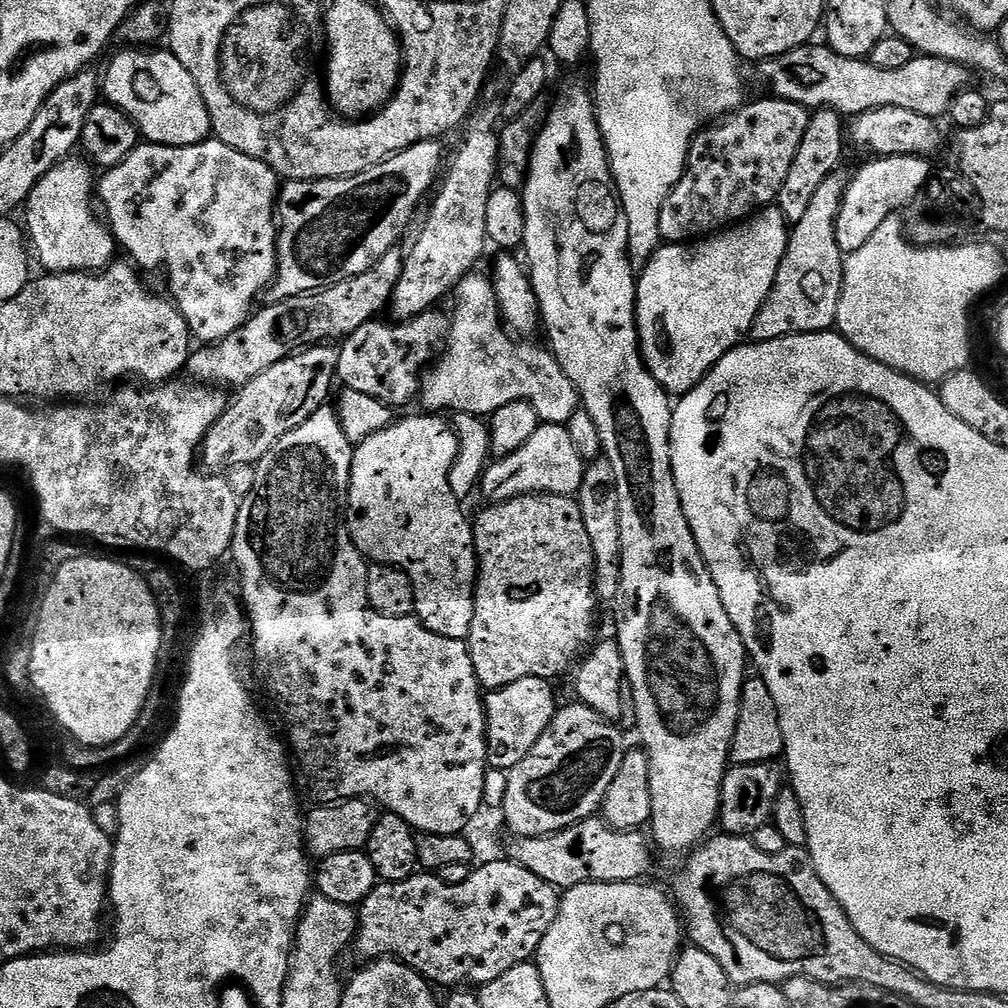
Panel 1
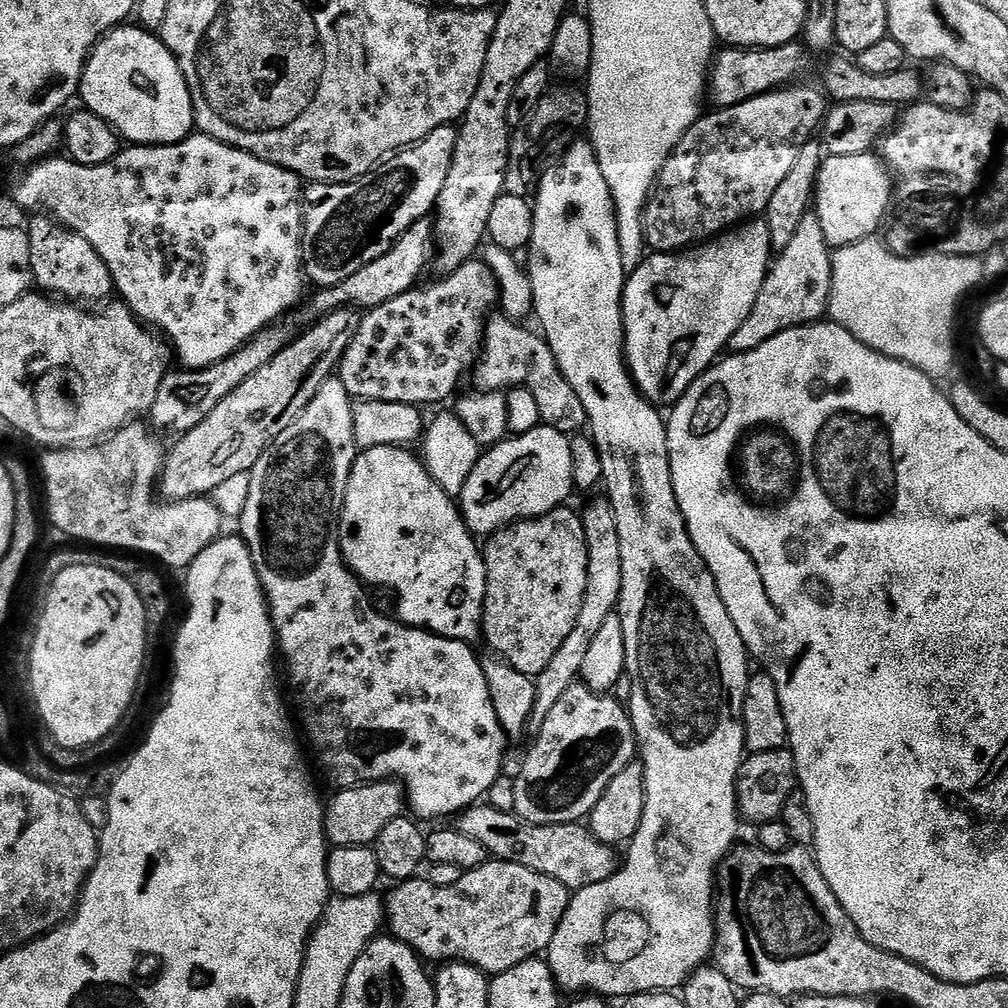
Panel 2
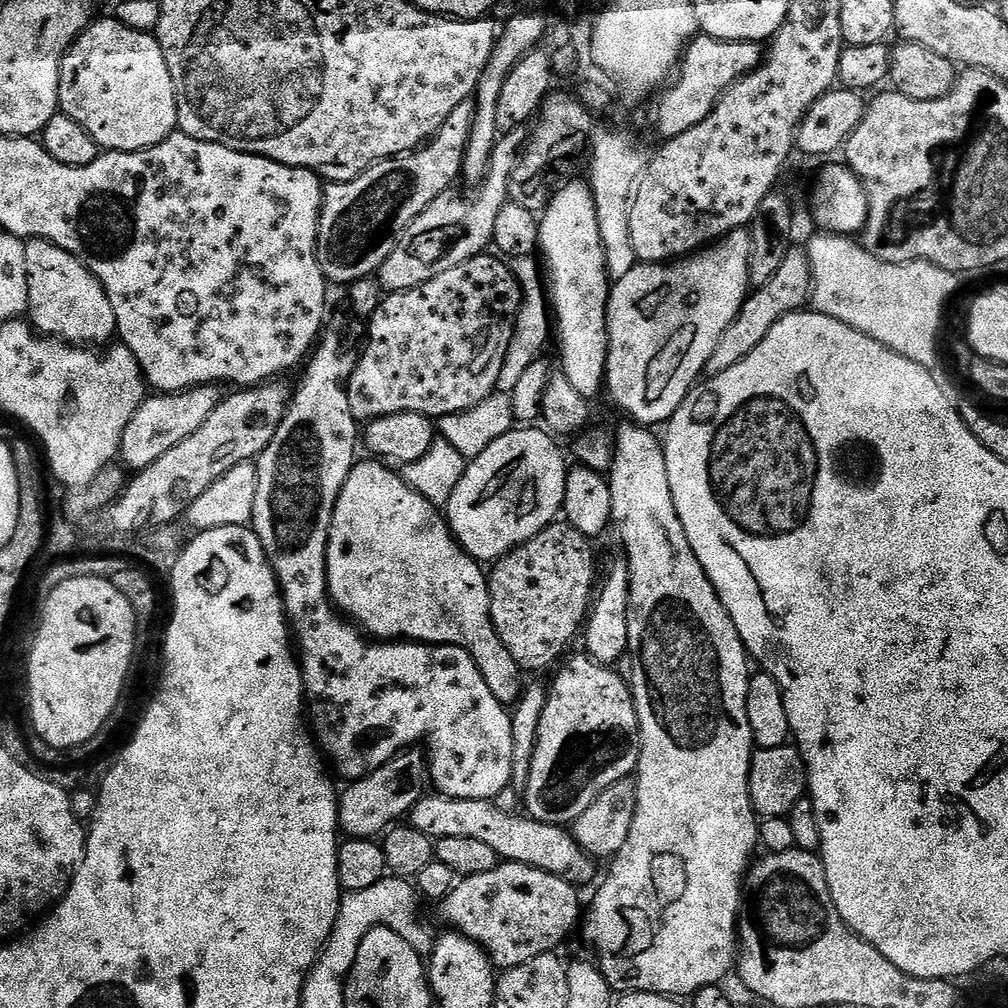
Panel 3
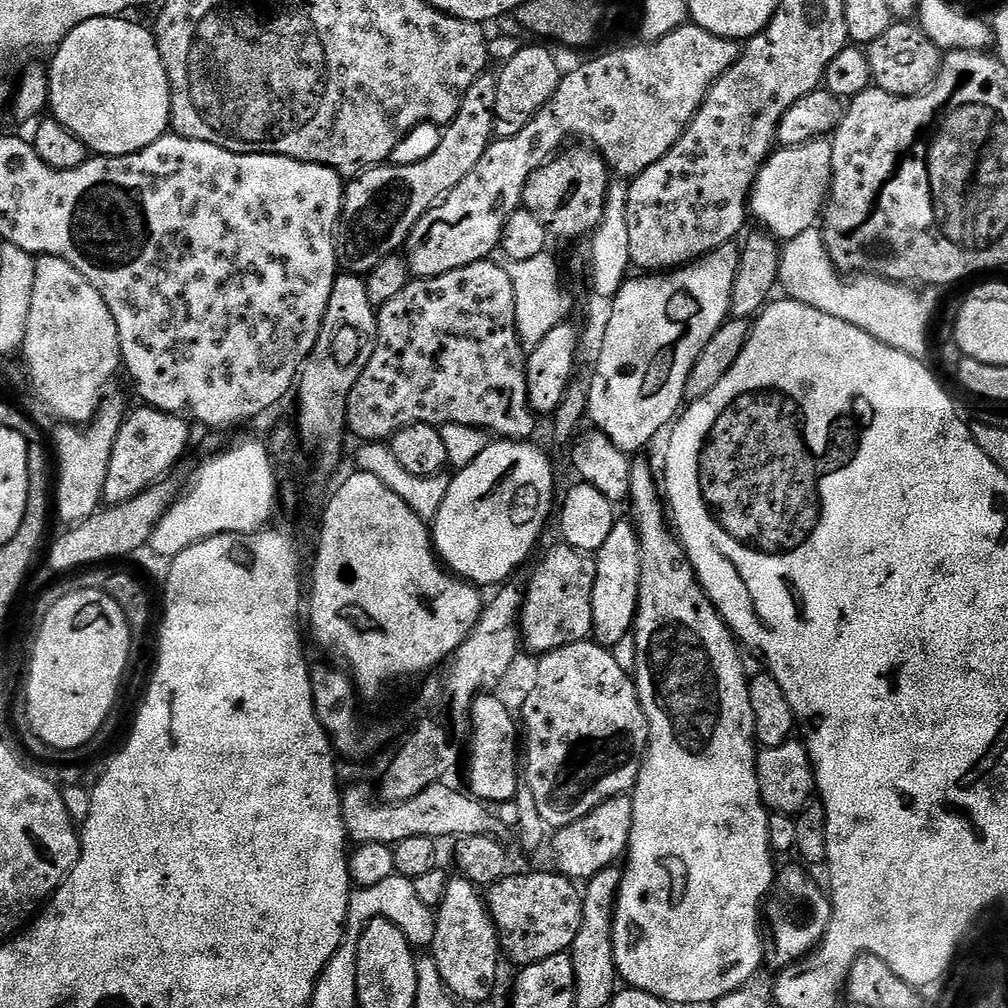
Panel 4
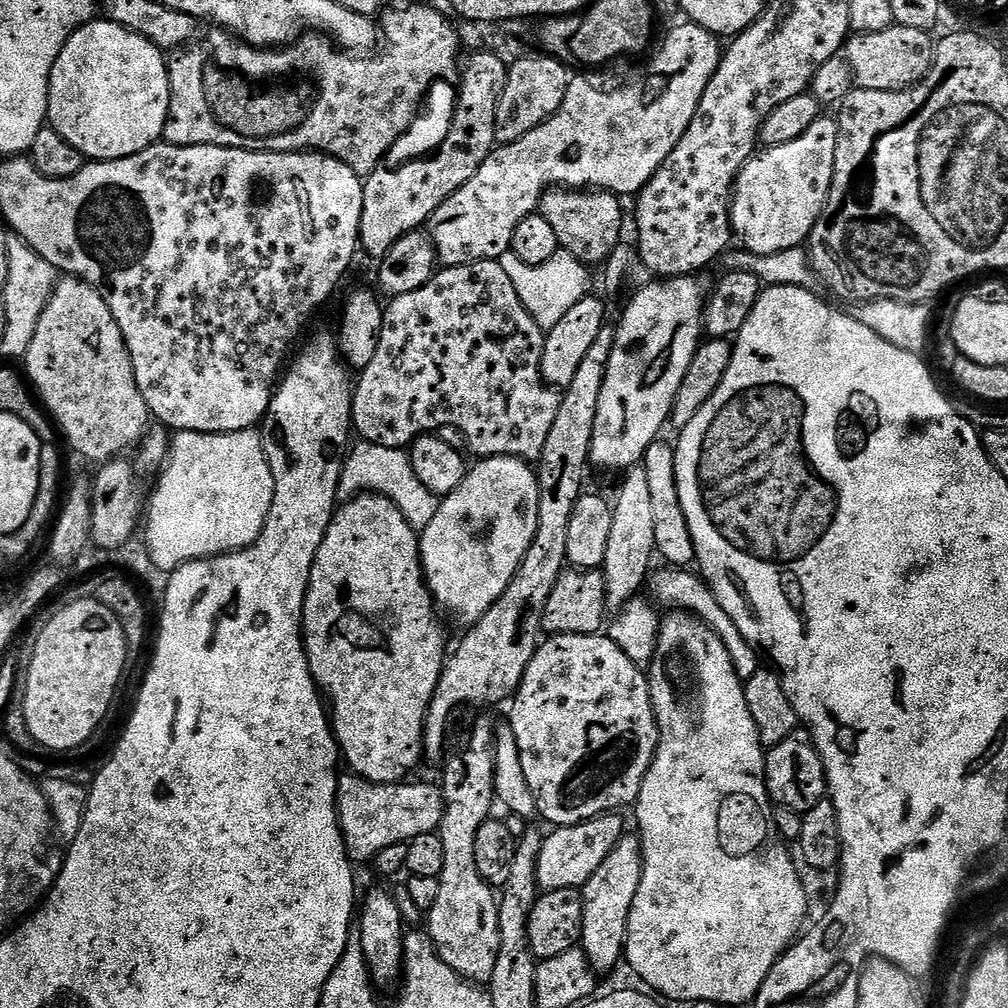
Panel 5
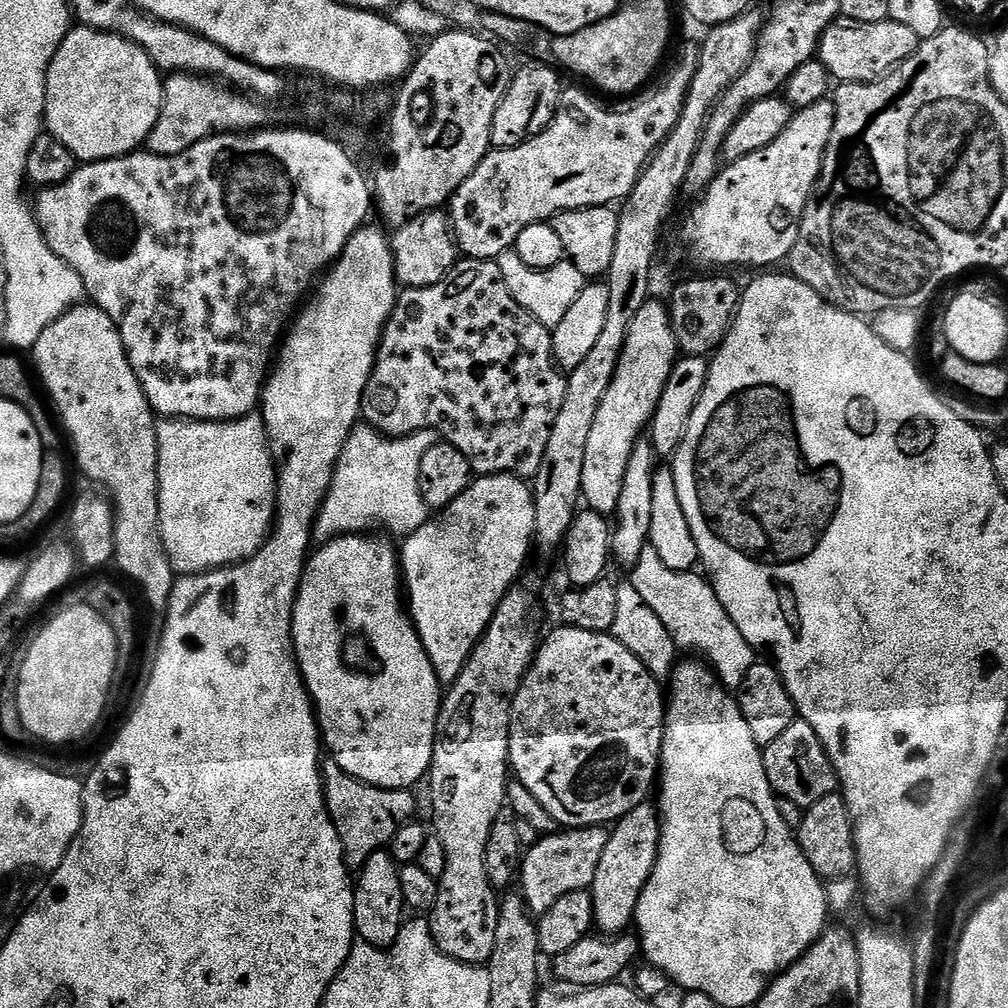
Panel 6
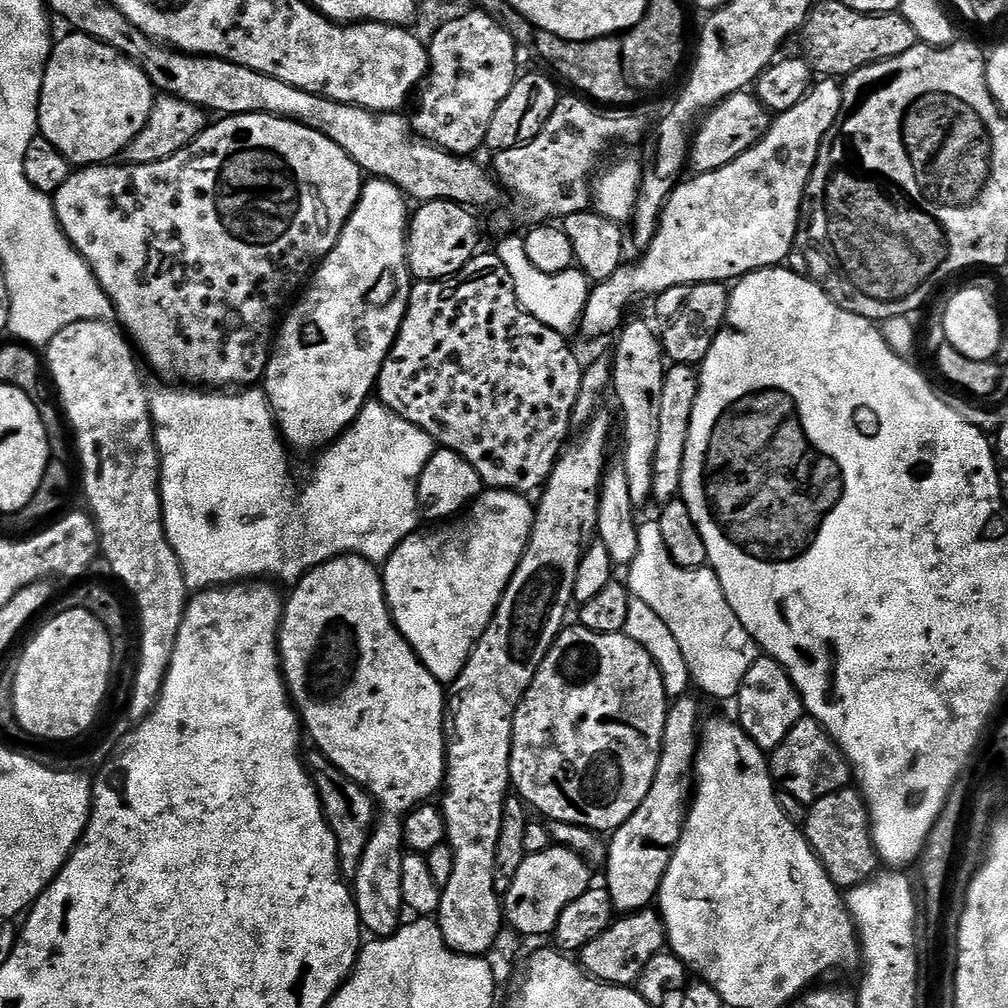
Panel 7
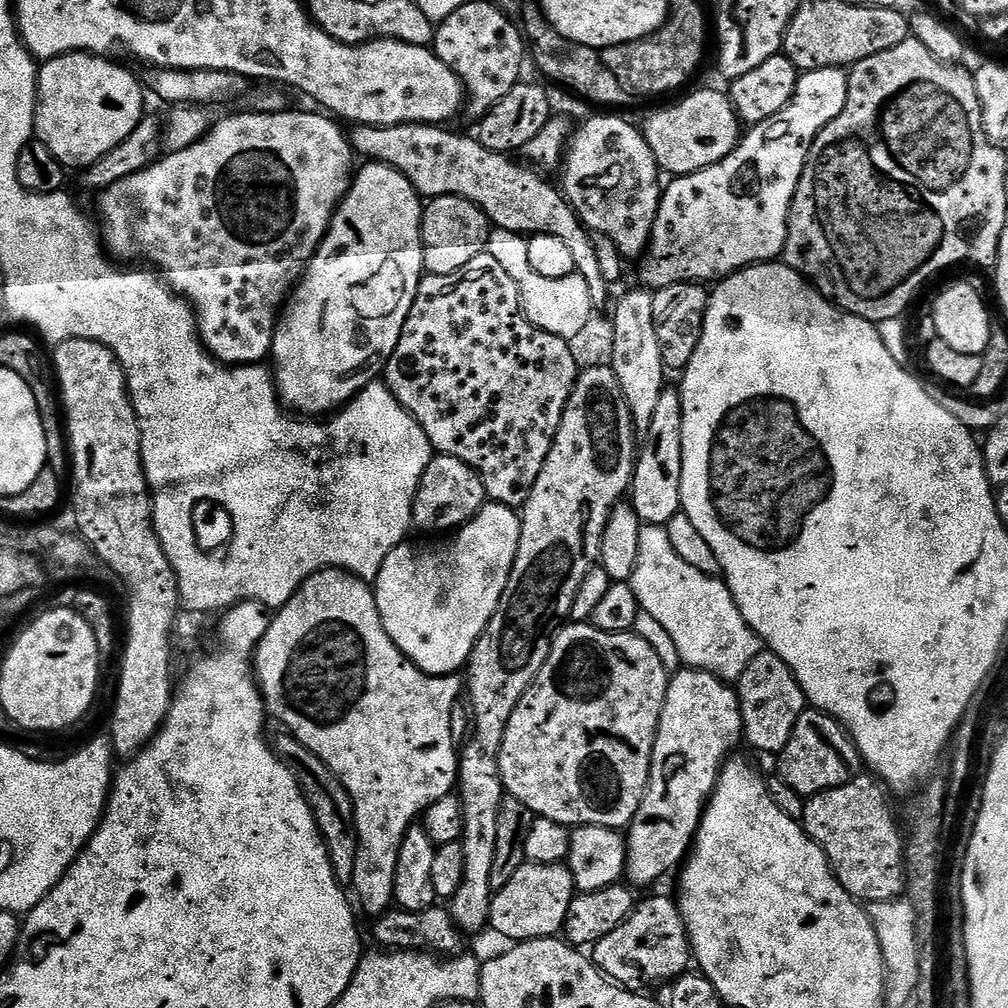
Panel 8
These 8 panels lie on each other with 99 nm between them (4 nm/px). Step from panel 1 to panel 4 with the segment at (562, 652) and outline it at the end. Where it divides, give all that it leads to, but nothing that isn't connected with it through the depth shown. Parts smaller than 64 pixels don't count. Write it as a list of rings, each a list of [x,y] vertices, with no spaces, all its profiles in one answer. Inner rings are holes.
[[[563,542],[557,543],[557,548],[552,548],[540,560],[540,565],[532,572],[532,581],[526,585],[526,591],[523,593],[523,604],[520,610],[519,628],[522,637],[523,647],[529,648],[530,651],[536,652],[535,654],[543,654],[546,652],[553,652],[562,646],[570,646],[577,644],[583,640],[589,639],[592,634],[592,595],[594,594],[594,574],[596,573],[596,561],[587,552],[579,552],[577,548],[571,548],[569,544]]]

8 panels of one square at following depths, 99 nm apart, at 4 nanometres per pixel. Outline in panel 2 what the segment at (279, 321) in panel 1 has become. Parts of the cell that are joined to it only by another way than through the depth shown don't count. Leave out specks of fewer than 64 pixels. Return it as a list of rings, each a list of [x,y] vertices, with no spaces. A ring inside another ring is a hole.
[[[425,218],[414,222],[414,226],[410,226],[410,230],[406,230],[406,234],[402,234],[402,238],[398,238],[394,247],[382,254],[378,262],[362,266],[358,274],[350,274],[350,278],[346,278],[341,284],[335,284],[332,288],[320,288],[317,296],[307,301],[306,309],[308,308],[312,318],[319,318],[346,307],[367,310],[382,306],[417,287],[421,283],[420,275],[427,270],[428,264],[430,268],[437,251],[433,221]],[[273,326],[261,332],[250,343],[244,344],[234,354],[230,354],[230,358],[214,362],[214,366],[169,371],[162,386],[158,388],[158,398],[154,398],[150,413],[151,427],[160,434],[183,434],[194,430],[198,422],[206,422],[210,410],[214,410],[214,406],[218,406],[218,402],[222,402],[226,394],[234,394],[234,390],[238,390],[238,386],[242,386],[242,382],[246,382],[250,374],[258,374],[258,370],[262,370],[262,366],[266,366],[266,362],[277,356],[288,343],[290,336],[287,336],[280,326]]]

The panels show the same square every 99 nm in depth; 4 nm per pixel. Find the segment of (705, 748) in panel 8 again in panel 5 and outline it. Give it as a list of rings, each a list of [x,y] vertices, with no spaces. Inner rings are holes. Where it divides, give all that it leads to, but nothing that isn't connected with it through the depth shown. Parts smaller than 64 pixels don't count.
[[[625,834],[618,846],[610,850],[610,855],[584,884],[582,895],[582,930],[579,947],[584,949],[590,966],[598,974],[612,972],[624,960],[624,943],[628,937],[630,906],[634,906],[634,894],[642,882],[644,869],[644,849],[640,847],[640,837]]]

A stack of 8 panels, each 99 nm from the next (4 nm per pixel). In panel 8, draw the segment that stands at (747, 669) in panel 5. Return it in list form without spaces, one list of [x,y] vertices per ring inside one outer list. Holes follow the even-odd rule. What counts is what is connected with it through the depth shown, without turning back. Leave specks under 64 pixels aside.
[[[658,524],[641,527],[638,534],[638,562],[634,566],[630,583],[640,603],[641,612],[650,614],[670,634],[684,668],[697,668],[699,672],[709,672],[722,681],[736,682],[746,666],[750,666],[750,662],[754,662],[756,655],[762,651],[756,631],[748,625],[746,618],[742,618],[742,610],[738,610],[728,585],[719,575],[702,573],[684,562],[674,550],[666,527]]]

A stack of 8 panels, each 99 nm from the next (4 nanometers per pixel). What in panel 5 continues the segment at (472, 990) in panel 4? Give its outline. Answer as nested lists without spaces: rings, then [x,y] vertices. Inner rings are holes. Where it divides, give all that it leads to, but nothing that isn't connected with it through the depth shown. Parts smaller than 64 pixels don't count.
[[[476,720],[468,732],[468,741],[443,761],[444,817],[438,829],[446,866],[442,866],[438,898],[426,914],[427,934],[436,944],[442,963],[476,986],[486,986],[498,962],[500,906],[497,893],[478,874],[474,862],[474,838],[478,826],[493,815],[496,799],[496,733],[488,720]]]

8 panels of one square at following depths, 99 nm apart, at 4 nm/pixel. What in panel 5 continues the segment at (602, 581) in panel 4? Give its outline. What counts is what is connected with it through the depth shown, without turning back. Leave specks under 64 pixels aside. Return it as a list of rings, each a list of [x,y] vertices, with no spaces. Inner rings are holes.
[[[637,466],[634,468],[629,468],[623,473],[622,479],[624,481],[620,484],[620,493],[617,494],[616,500],[612,504],[612,521],[610,522],[610,542],[606,542],[606,558],[604,559],[604,567],[602,569],[604,573],[604,581],[606,582],[606,604],[609,609],[619,610],[624,607],[625,604],[631,602],[632,599],[639,597],[642,590],[640,587],[645,587],[646,581],[649,579],[650,571],[648,572],[648,567],[652,564],[652,556],[657,551],[654,536],[654,517],[653,517],[653,501],[650,499],[649,491],[649,480],[646,478],[646,470],[642,466]]]

